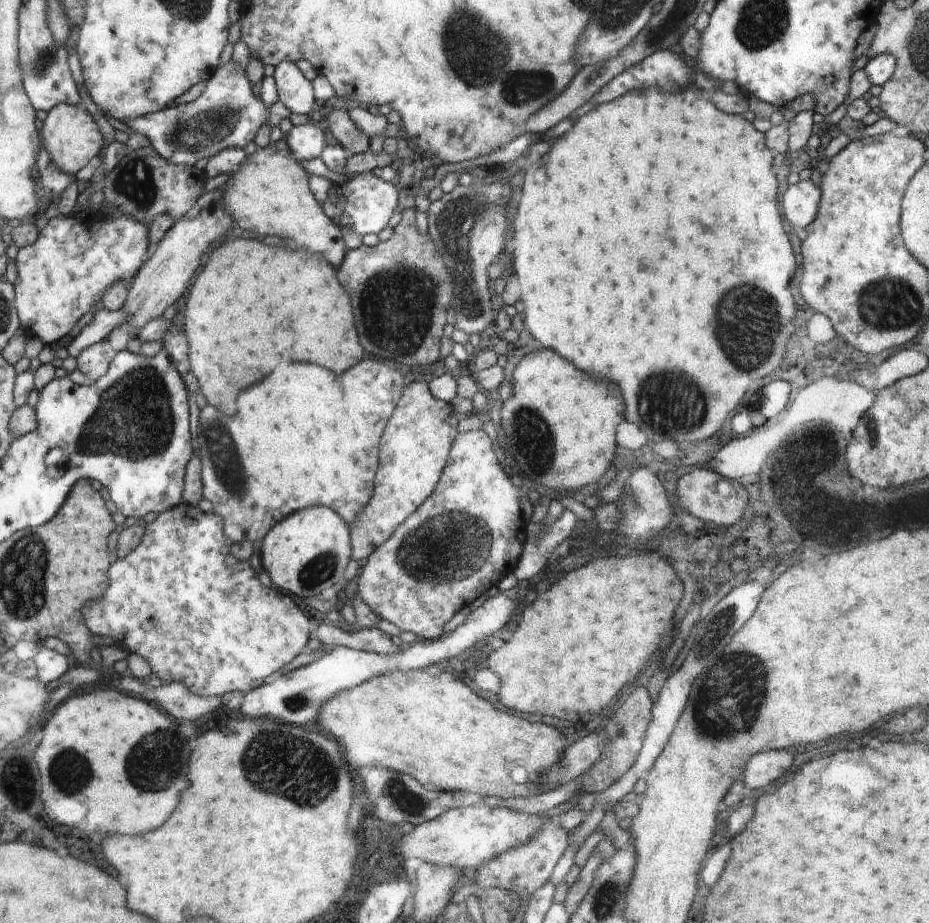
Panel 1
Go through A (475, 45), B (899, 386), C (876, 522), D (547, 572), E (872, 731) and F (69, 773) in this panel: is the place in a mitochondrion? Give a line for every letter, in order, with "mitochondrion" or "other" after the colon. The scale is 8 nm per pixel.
A: mitochondrion
B: other
C: other
D: other
E: other
F: mitochondrion

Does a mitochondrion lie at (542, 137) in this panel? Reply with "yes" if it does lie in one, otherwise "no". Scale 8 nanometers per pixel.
no

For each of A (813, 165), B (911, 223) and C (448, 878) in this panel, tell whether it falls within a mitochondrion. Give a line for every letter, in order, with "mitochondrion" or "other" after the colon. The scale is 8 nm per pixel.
A: other
B: other
C: other

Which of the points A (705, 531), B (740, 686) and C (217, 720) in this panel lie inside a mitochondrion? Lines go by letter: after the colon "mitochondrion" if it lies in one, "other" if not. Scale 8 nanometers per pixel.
A: other
B: mitochondrion
C: other

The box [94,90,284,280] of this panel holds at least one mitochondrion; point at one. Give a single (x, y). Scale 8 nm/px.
(196, 134)

